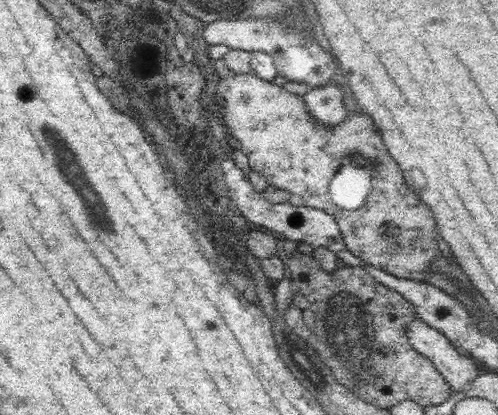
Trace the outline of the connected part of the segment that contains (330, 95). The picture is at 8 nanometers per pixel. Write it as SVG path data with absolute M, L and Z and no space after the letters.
M332 81L324 87L309 89L303 95L303 99L310 117L316 120L320 126L332 128L348 116L343 94L344 92L341 91L338 84Z

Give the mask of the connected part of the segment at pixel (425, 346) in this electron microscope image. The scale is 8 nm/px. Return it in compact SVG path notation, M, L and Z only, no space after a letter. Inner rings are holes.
M419 317L410 322L405 333L412 348L430 359L444 375L455 395L459 395L459 390L478 376L478 366L482 362L476 361L470 354L460 355L443 332L428 326Z

